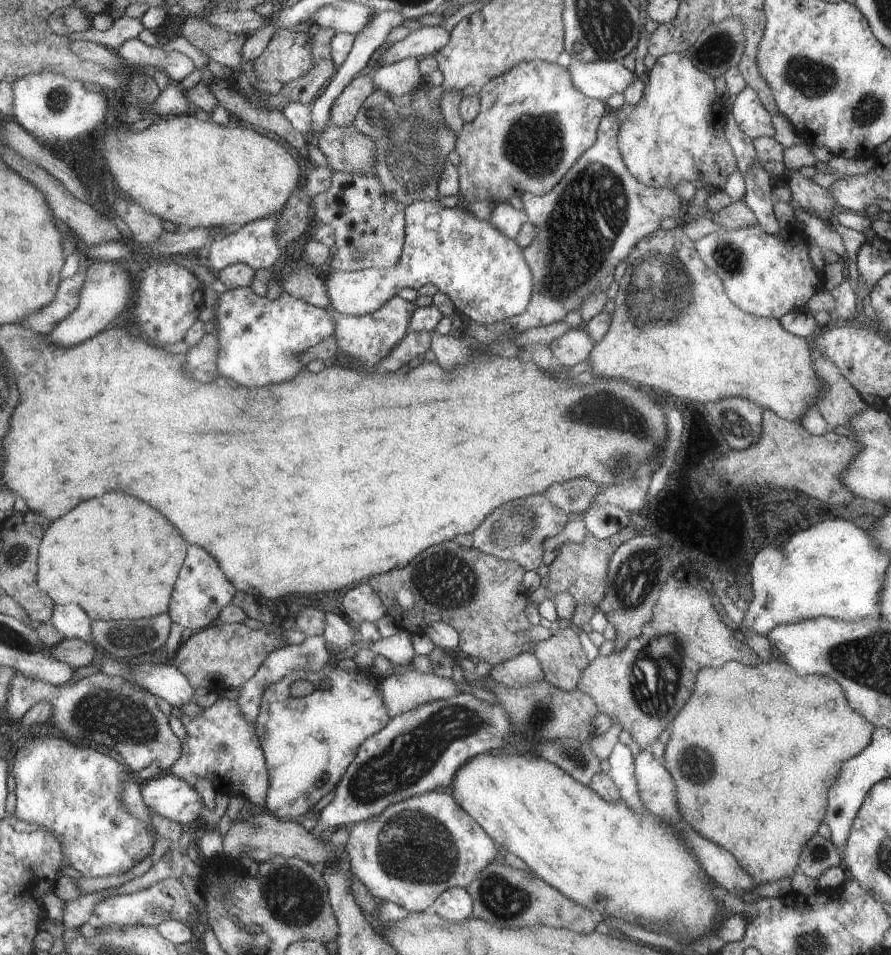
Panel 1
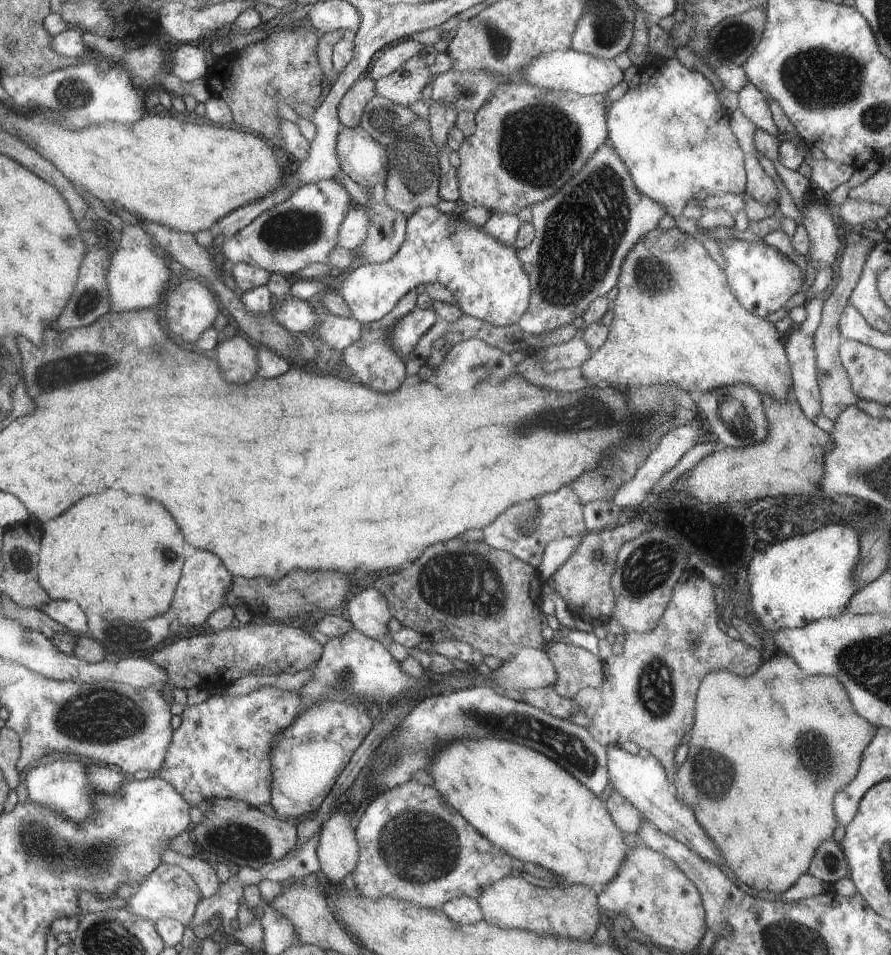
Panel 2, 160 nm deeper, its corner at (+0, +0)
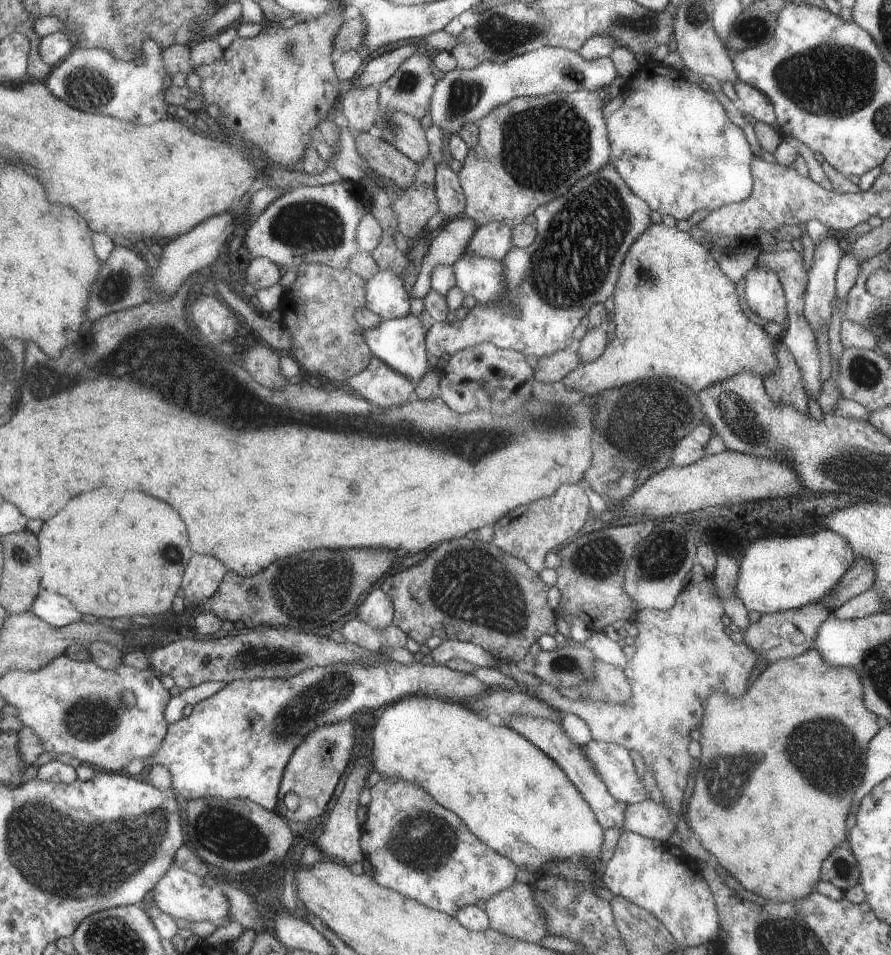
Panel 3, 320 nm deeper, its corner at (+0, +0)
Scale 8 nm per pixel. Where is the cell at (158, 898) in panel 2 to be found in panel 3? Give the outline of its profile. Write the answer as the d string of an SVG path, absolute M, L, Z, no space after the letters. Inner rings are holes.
M174 865L158 881L147 900L156 905L162 912L169 914L172 918L183 918L190 922L213 922L216 927L226 926L230 918L230 901L223 892L221 884L216 882L212 876L199 877Z

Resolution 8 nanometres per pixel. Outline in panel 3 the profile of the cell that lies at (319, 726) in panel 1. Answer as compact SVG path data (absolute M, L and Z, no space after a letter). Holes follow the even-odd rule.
M352 720L336 721L335 723L318 727L298 745L294 751L294 760L290 760L290 768L285 768L286 780L282 783L282 798L288 792L298 794L299 804L296 810L290 810L282 801L282 808L277 812L285 817L287 822L313 822L326 812L326 806L340 782L340 776L348 768L352 760L352 748L356 744L357 722Z

